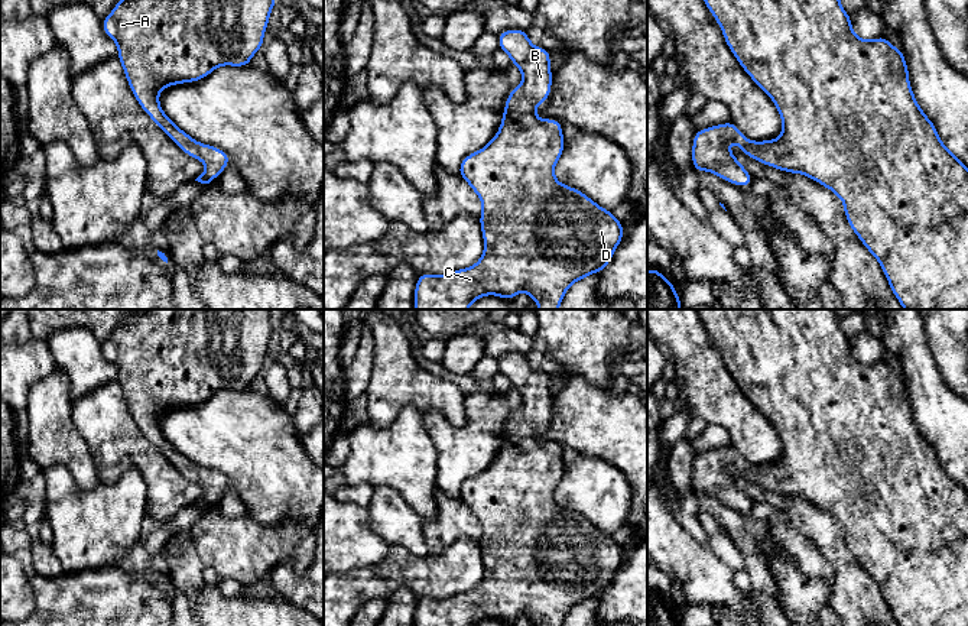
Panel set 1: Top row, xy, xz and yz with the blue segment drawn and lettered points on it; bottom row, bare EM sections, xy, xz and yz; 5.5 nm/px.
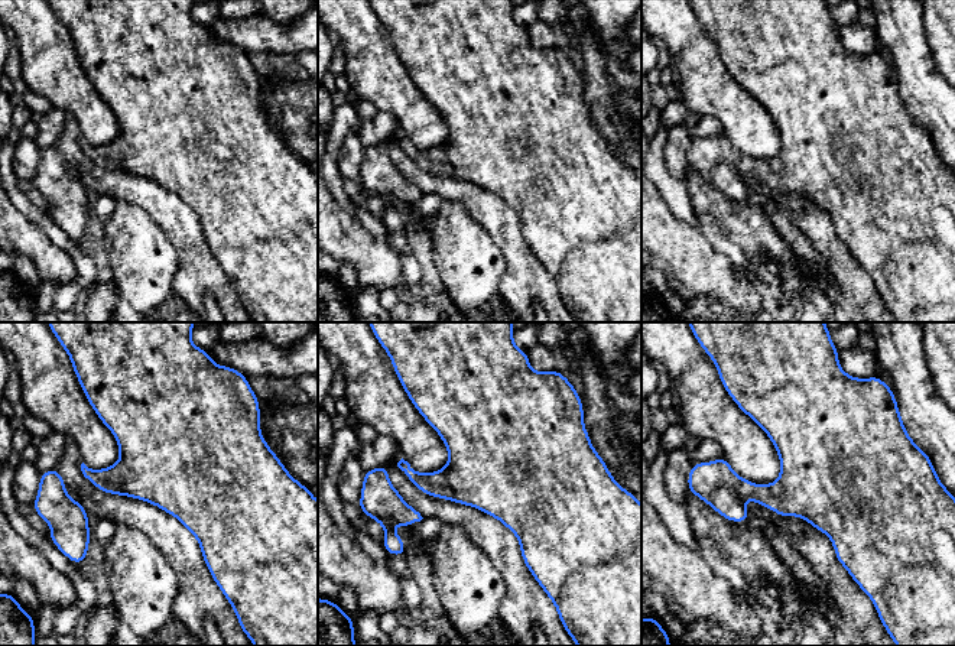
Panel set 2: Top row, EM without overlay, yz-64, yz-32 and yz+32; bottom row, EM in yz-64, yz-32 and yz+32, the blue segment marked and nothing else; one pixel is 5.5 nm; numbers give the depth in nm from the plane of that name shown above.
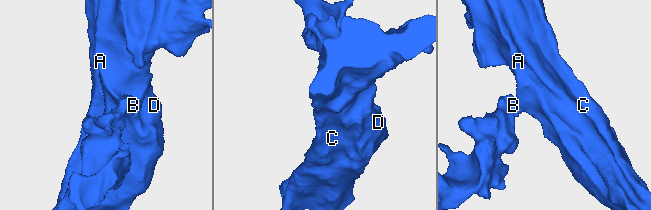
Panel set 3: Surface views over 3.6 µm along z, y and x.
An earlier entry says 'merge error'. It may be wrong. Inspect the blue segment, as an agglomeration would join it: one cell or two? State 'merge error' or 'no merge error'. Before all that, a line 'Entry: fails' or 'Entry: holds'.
Entry: fails
no merge error

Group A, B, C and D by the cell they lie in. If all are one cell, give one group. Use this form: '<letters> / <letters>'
A B C D

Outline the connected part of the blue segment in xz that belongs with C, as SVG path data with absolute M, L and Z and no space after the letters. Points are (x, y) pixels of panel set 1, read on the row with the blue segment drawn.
M520 29L504 30L497 39L498 48L522 71L523 81L507 95L497 134L483 149L464 156L458 169L459 176L468 182L483 204L478 221L484 252L474 266L446 275L418 275L415 309L468 309L483 296L496 295L510 302L519 292L526 292L539 309L558 309L572 283L608 266L624 237L623 223L611 211L600 207L579 189L561 184L553 175L565 149L562 121L539 120L536 116L536 106L546 103L552 90L550 52L532 45L527 32Z

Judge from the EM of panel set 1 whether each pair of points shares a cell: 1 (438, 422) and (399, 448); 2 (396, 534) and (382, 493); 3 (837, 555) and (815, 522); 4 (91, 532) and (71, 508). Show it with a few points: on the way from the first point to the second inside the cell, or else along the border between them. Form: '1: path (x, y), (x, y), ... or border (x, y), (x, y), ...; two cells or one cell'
1: border (421, 414), (424, 428), (437, 453), (437, 463); two cells
2: path (396, 524), (386, 503); one cell
3: path (832, 547), (824, 531); one cell
4: path (88, 526), (75, 513); one cell

